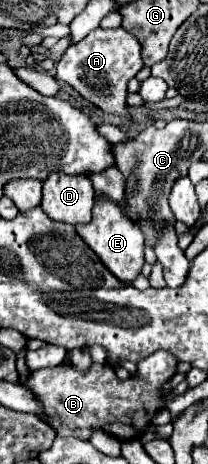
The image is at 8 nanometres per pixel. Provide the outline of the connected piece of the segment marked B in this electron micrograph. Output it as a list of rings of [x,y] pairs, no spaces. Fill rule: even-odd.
[[[158,351],[142,359],[138,363],[138,377],[130,377],[128,381],[118,381],[110,365],[94,363],[86,373],[78,373],[70,365],[40,369],[30,373],[30,379],[22,381],[22,385],[34,391],[42,401],[58,435],[88,439],[92,427],[97,427],[120,441],[128,441],[134,440],[134,435],[141,438],[154,413],[164,405],[164,397],[158,391],[176,373],[176,365],[178,361],[170,353]]]

